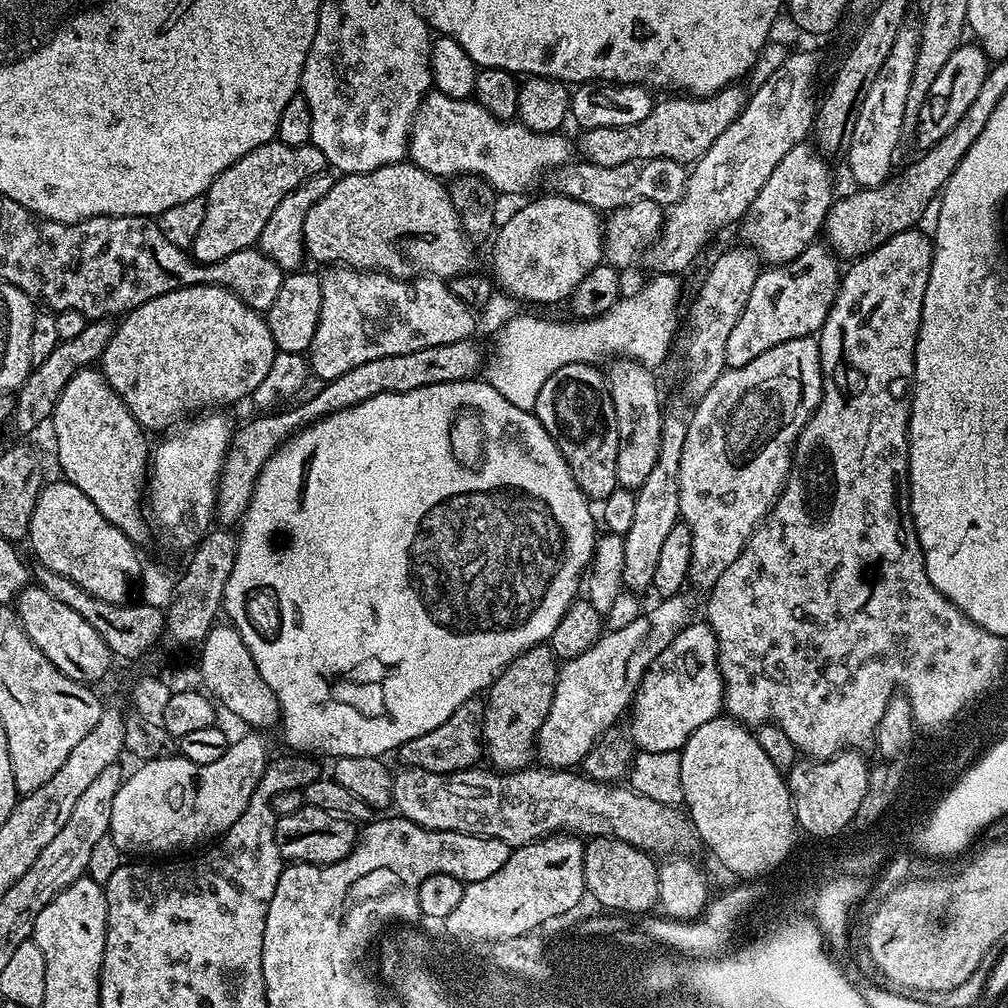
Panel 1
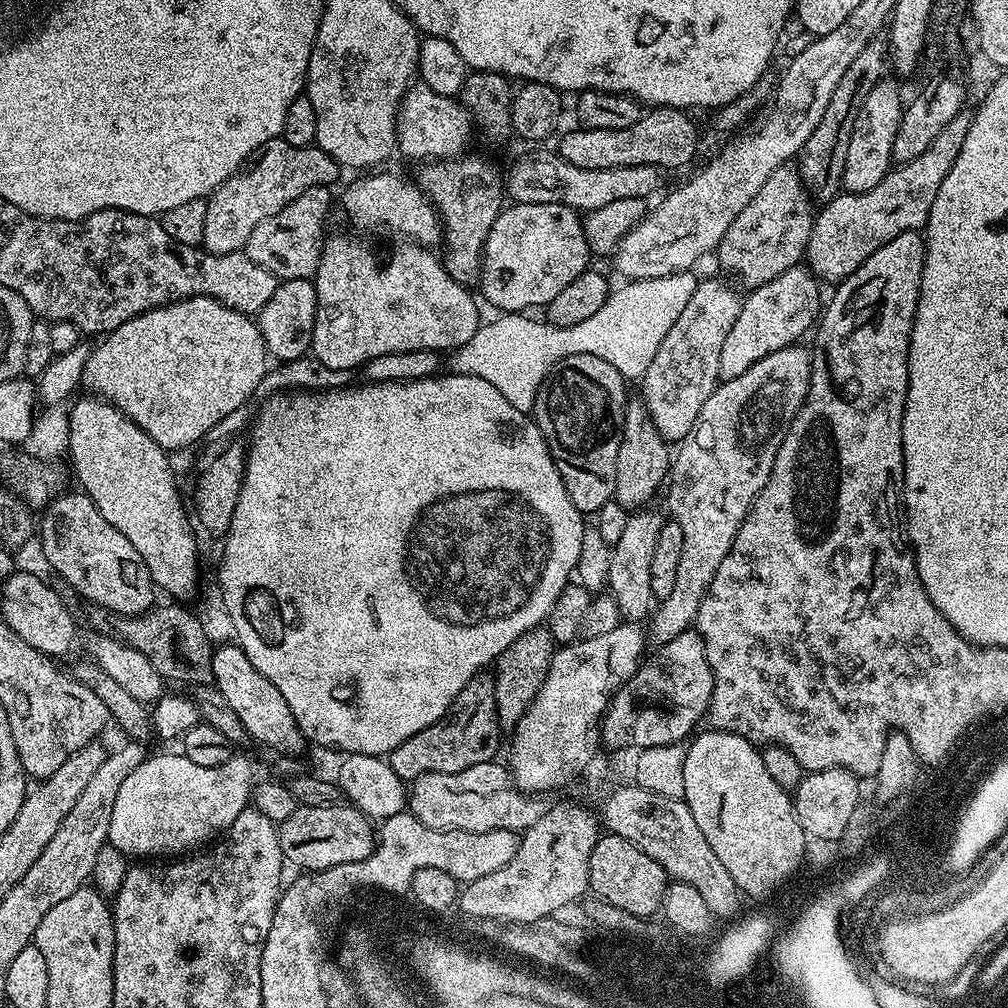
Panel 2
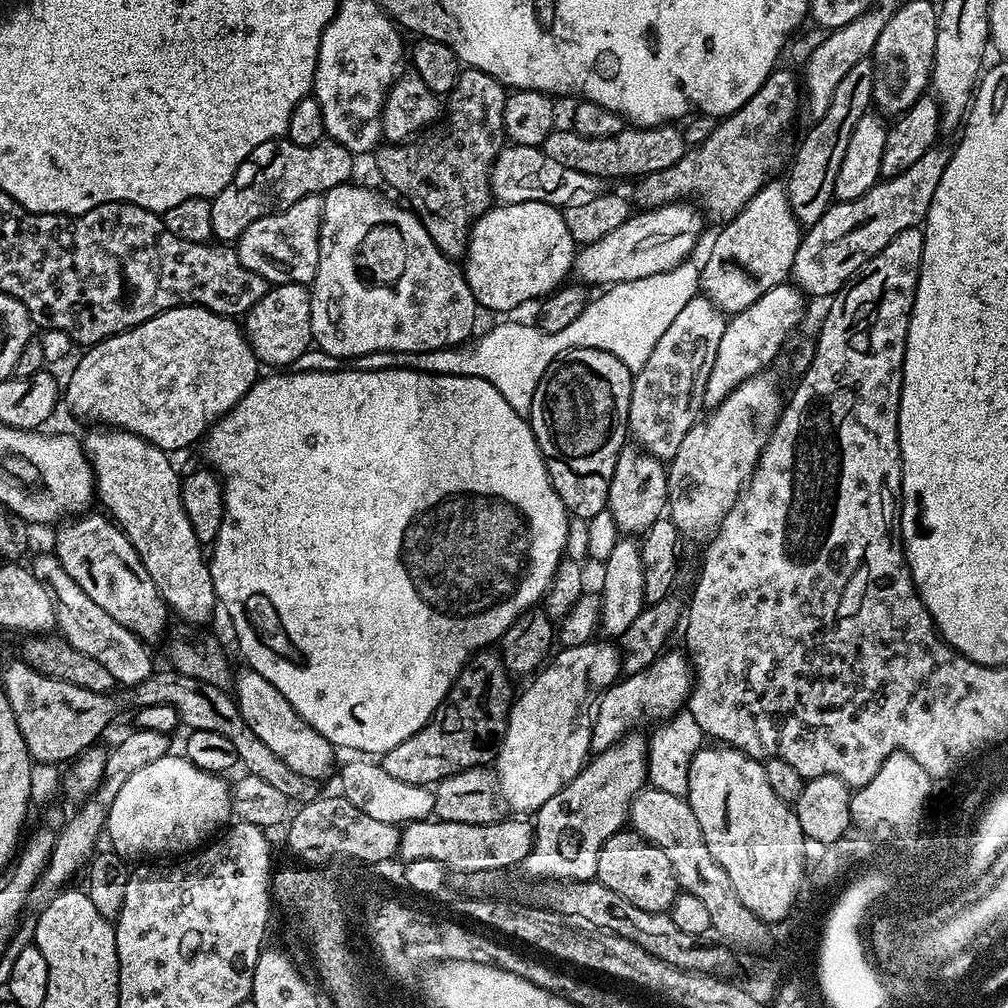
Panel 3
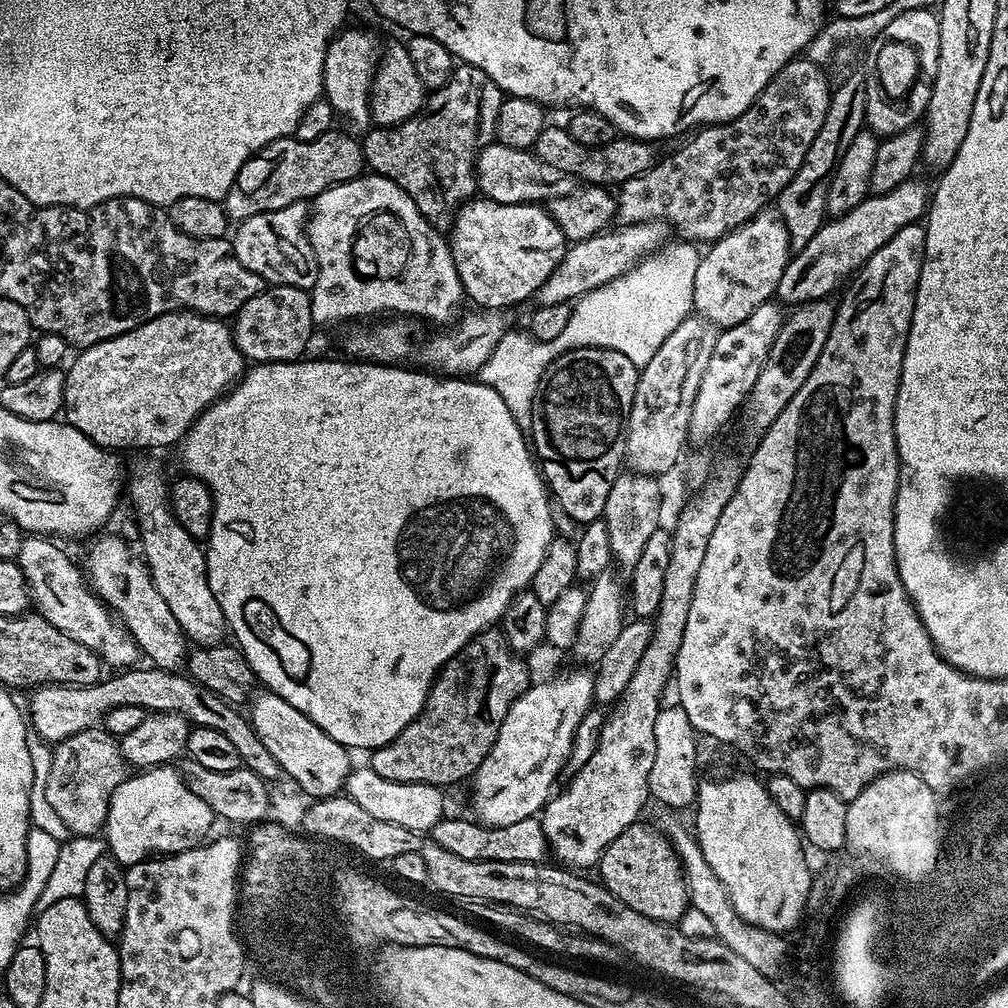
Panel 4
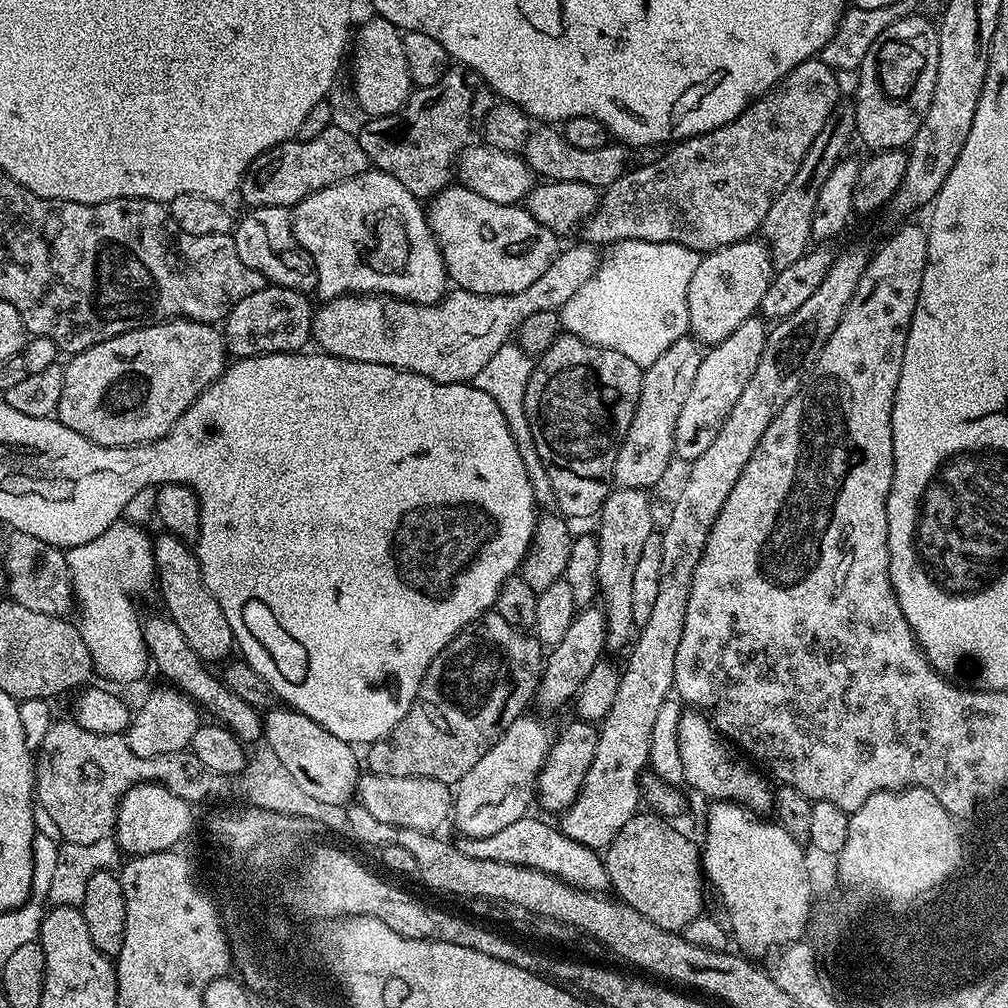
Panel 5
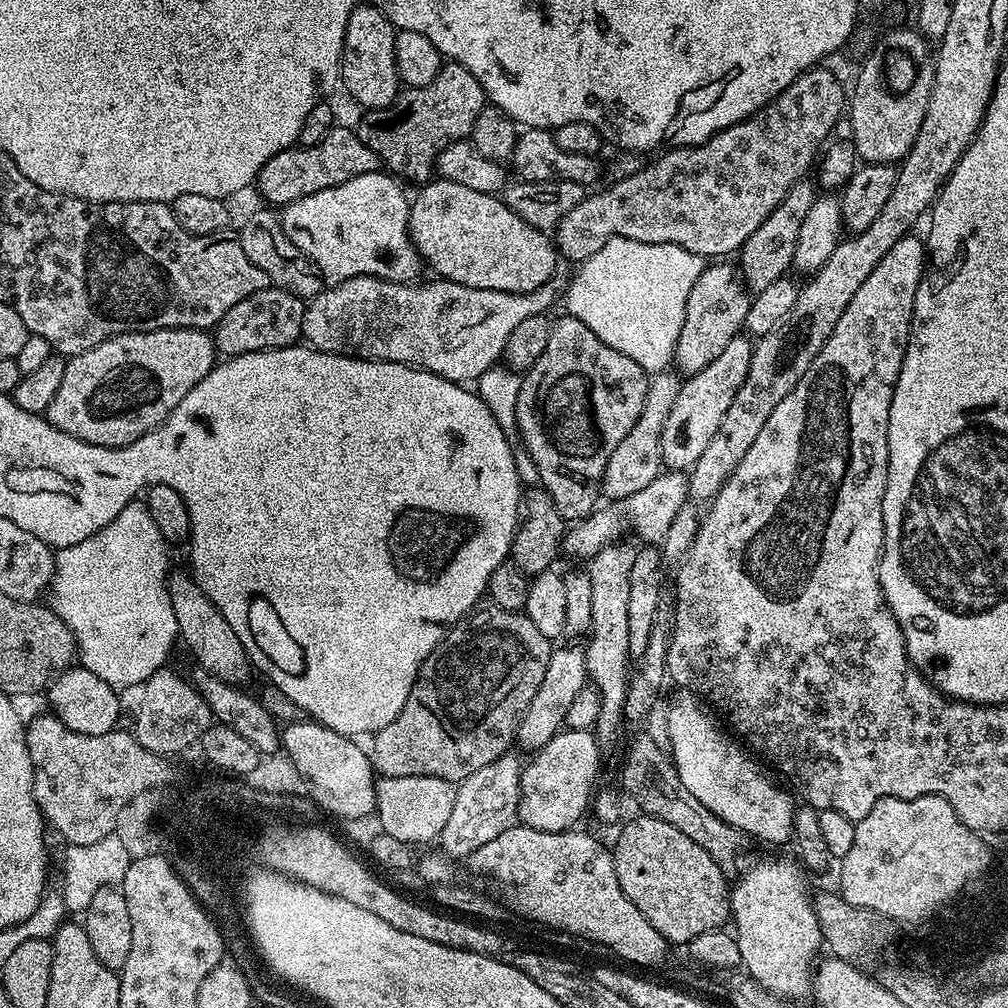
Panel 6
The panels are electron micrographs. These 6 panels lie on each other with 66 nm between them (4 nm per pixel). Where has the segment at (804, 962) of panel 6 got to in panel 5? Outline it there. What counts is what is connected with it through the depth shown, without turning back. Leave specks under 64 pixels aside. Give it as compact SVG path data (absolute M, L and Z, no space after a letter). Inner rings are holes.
M716 802L711 807L704 844L702 840L702 867L707 883L716 887L716 892L728 911L727 923L735 943L736 940L740 943L739 951L749 957L760 958L756 956L763 952L771 953L777 946L784 946L787 939L795 934L803 937L814 903L812 876L808 873L805 849L797 840L790 838L790 834L786 834L779 822L764 820L768 818L753 812L751 808L731 802Z

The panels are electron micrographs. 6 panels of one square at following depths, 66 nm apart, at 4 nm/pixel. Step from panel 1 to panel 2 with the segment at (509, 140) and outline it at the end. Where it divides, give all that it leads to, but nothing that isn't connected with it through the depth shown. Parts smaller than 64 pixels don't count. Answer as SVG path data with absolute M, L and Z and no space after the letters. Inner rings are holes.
M416 82L402 98L396 115L396 146L399 155L415 162L451 160L469 151L474 121L459 99L434 94L430 86Z

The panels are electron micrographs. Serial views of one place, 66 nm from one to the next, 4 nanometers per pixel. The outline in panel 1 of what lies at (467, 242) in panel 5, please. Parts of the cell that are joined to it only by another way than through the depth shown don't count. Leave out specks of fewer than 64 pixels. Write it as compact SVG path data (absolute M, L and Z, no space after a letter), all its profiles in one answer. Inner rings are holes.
M551 195L530 201L504 225L501 223L500 233L499 228L495 233L496 245L492 248L491 275L499 291L501 288L532 304L567 301L578 282L601 264L604 255L601 213L582 202L574 202L569 196Z

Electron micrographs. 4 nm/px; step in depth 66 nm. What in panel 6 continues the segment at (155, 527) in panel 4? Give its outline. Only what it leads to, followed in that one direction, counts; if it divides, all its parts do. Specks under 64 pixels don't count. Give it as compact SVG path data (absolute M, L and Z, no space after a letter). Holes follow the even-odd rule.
M173 571L169 575L167 586L170 606L174 606L174 618L178 618L179 639L192 651L193 658L197 660L195 663L222 682L233 686L247 685L248 675L253 675L254 669L242 642L238 642L238 634L230 630L230 622L222 618L214 602L204 596L204 592L187 571Z

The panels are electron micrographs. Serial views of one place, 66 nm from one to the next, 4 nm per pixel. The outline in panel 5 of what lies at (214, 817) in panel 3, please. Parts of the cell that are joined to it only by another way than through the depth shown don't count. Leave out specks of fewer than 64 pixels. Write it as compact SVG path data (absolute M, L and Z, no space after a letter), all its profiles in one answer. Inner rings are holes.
M159 783L134 785L120 802L114 831L114 839L129 857L145 856L177 847L179 840L188 836L192 828L193 805L175 797Z

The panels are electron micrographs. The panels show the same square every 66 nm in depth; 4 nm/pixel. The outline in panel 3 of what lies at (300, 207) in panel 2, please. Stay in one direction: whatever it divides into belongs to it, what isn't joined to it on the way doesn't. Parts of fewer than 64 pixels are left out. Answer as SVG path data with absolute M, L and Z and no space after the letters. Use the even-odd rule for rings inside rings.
M323 195L307 196L294 202L294 206L286 210L258 218L258 222L250 222L250 226L246 226L246 230L234 244L242 266L246 266L246 270L254 270L254 274L258 274L272 286L311 285L318 270L320 215L323 209Z

